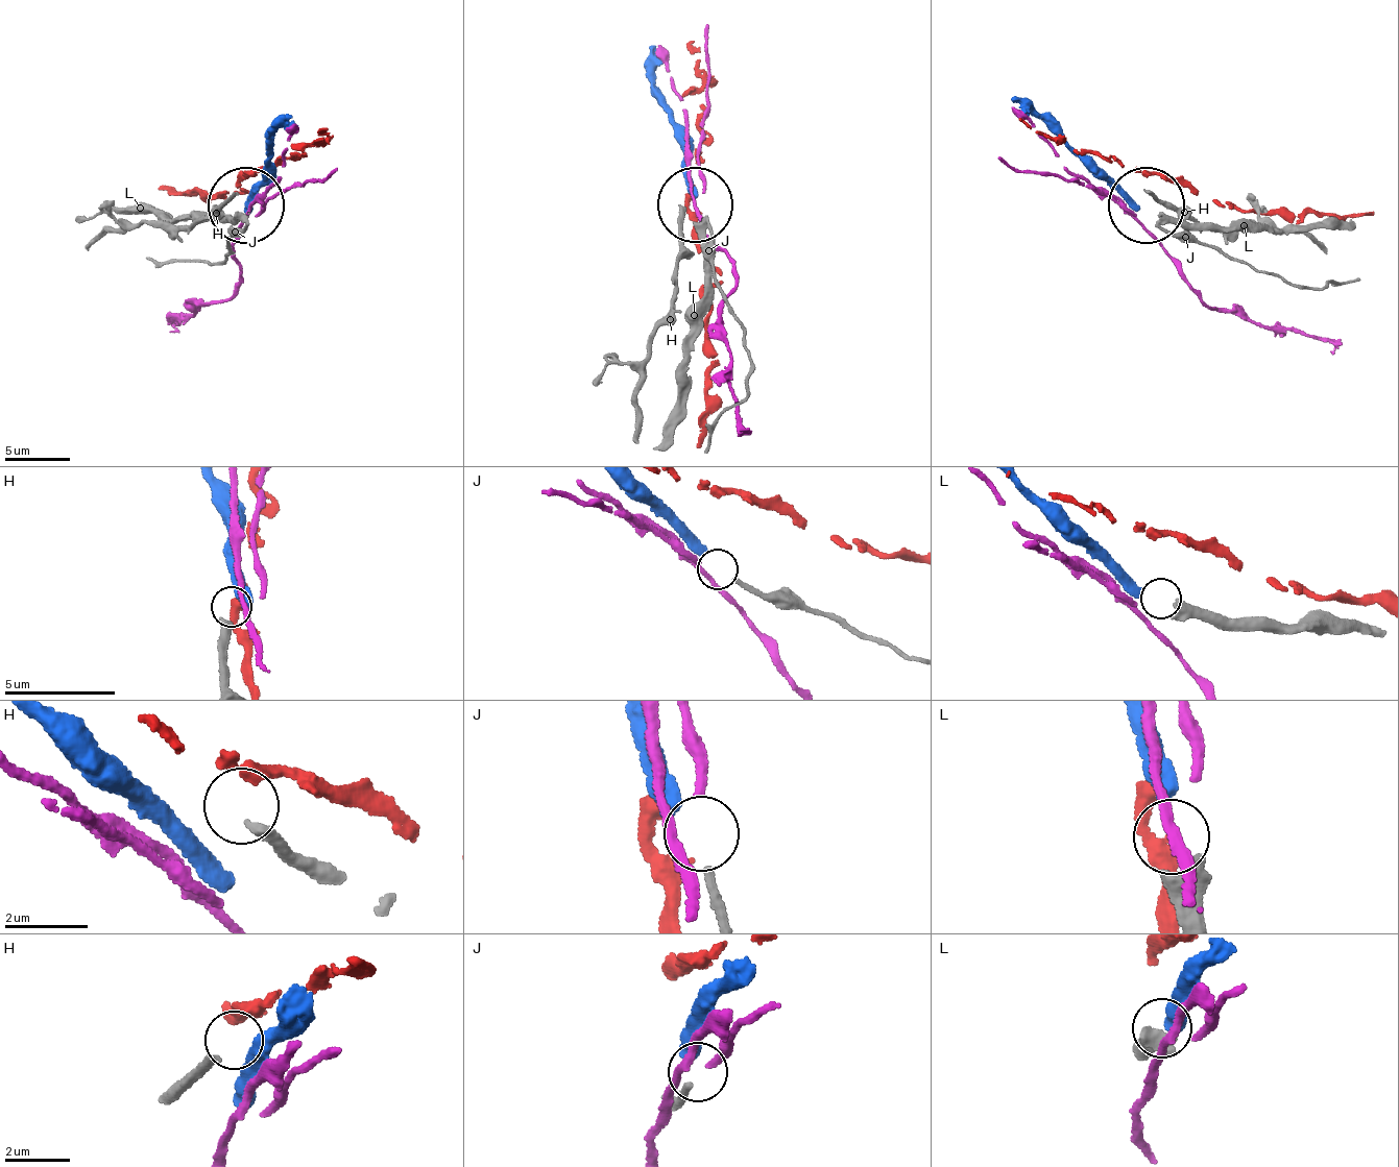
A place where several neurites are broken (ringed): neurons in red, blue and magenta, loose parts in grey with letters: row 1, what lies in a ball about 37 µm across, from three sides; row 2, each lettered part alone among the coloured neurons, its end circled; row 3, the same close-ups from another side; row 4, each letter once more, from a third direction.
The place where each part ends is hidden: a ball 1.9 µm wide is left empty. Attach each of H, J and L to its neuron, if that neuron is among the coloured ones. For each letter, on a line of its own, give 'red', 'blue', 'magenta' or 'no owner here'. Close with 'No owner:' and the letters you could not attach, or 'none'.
H: no owner here
J: magenta
L: blue
No owner: H

